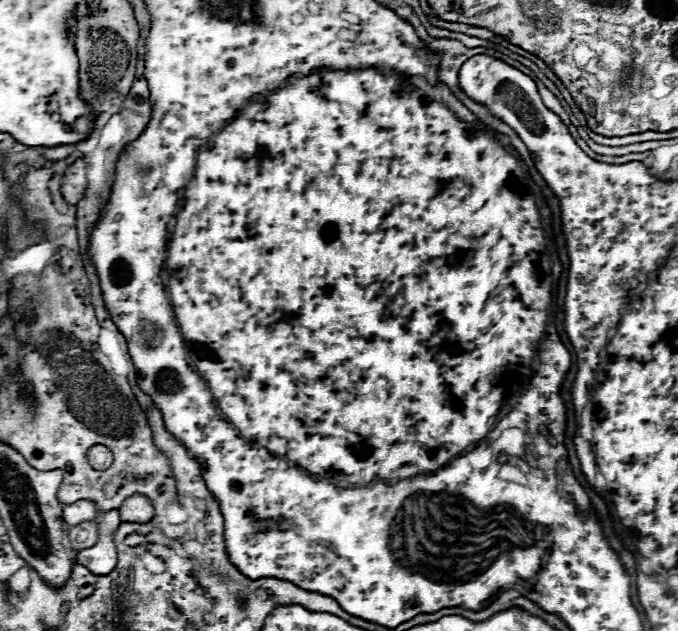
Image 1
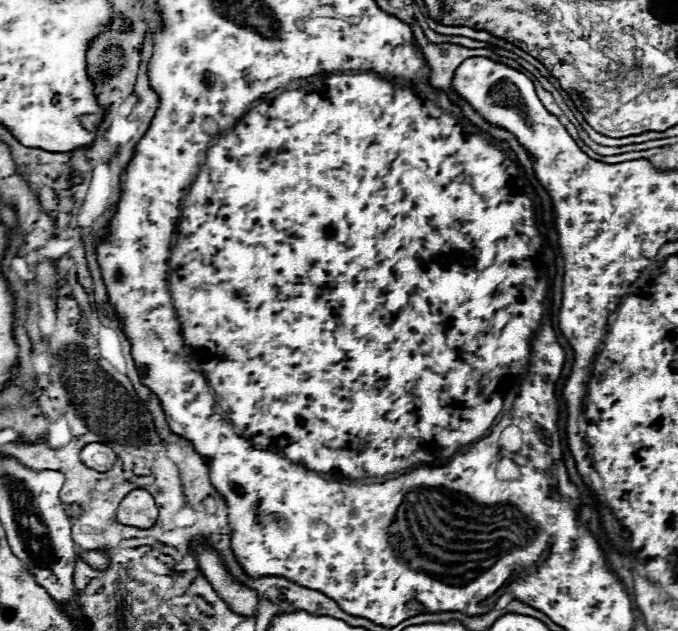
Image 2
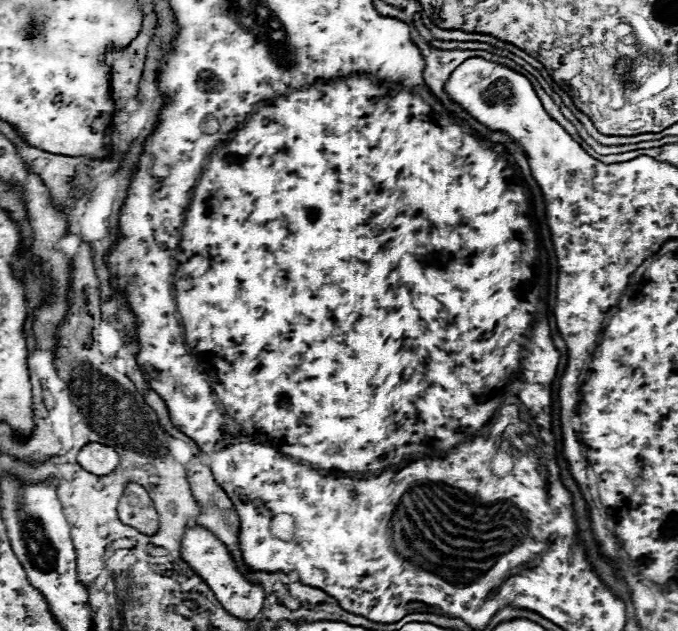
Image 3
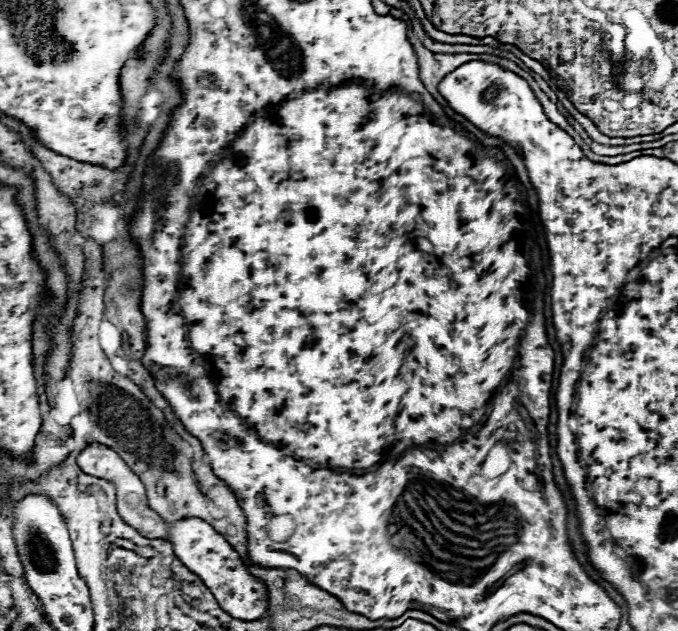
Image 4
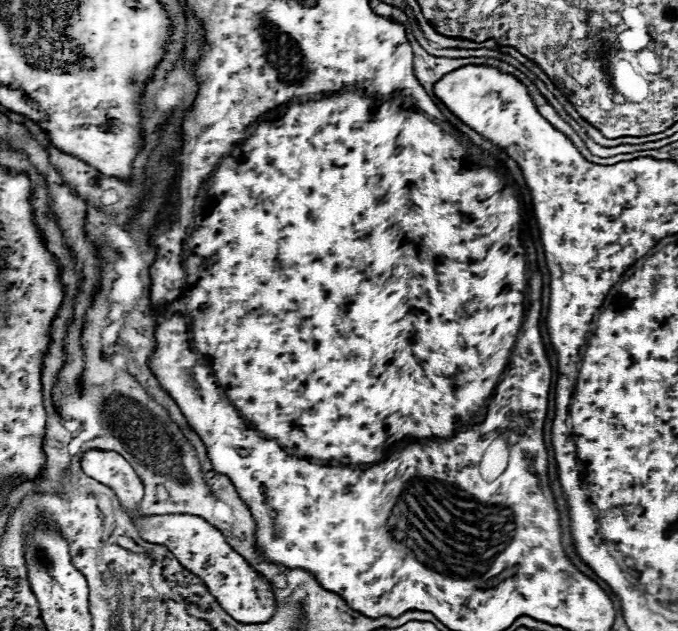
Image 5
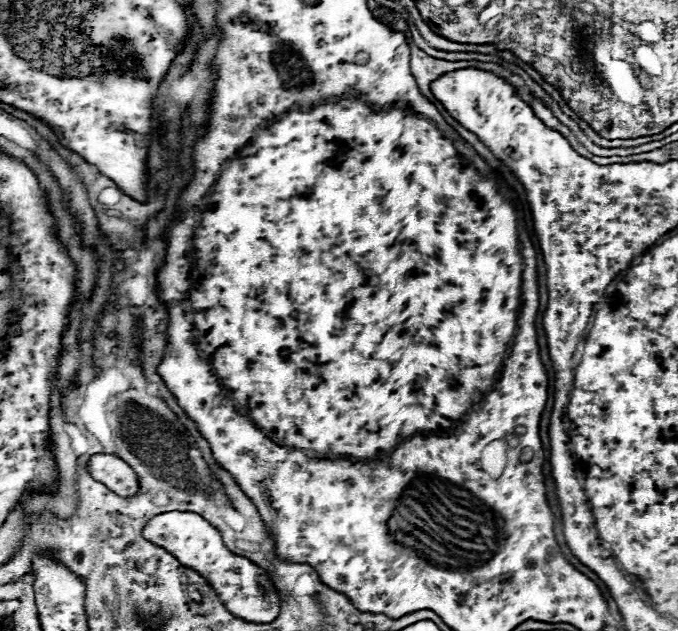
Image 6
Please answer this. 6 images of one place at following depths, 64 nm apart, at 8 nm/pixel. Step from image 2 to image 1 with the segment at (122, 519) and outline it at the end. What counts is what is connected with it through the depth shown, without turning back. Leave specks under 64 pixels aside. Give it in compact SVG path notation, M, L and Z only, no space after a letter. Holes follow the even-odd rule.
M140 494L130 496L120 506L122 522L148 522L148 520L152 520L152 514L154 514L154 510L150 506L150 500L146 496L140 496Z

